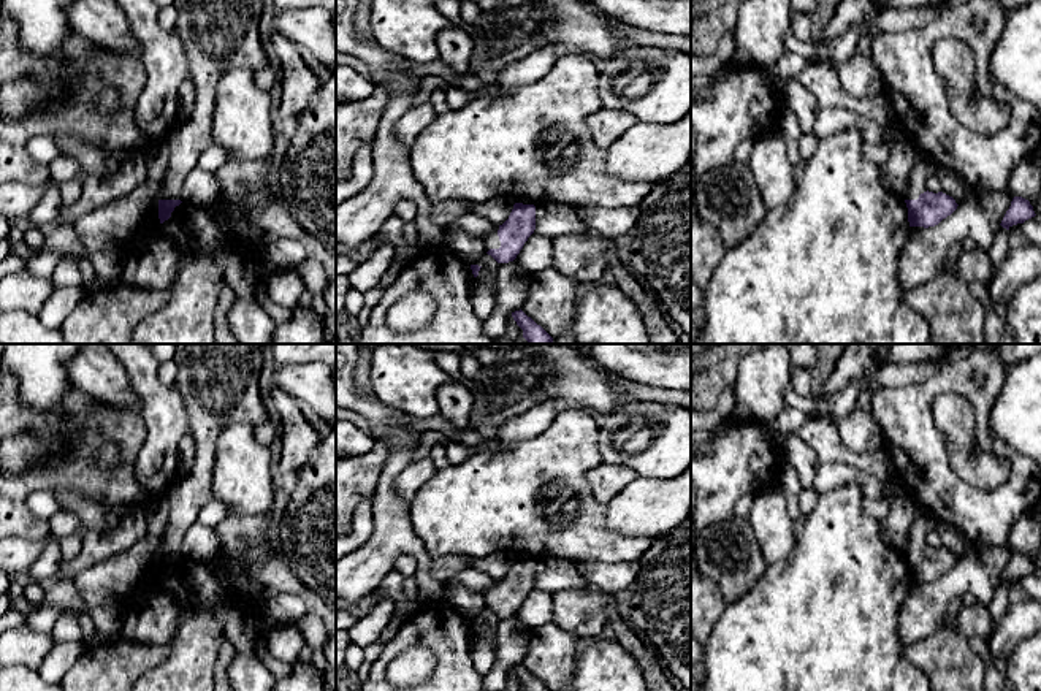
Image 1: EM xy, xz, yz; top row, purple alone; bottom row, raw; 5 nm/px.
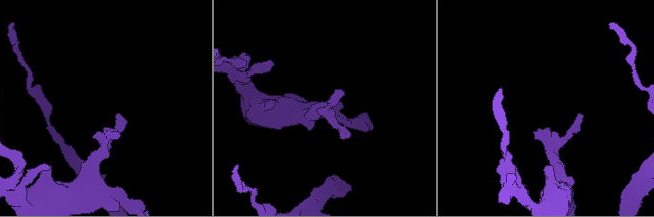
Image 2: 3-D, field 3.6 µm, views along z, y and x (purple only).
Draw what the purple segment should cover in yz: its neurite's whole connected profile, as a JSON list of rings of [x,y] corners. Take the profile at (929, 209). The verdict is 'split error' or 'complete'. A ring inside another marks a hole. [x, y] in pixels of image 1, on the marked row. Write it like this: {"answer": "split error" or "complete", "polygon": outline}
{"answer": "split error", "polygon": [[[914,151],[913,170],[903,193],[909,227],[935,227],[959,206],[952,197],[927,190],[927,178],[933,173],[936,173],[935,160]]]}

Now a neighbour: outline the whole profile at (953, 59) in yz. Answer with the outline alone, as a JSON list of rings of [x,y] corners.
[[[943,38],[935,44],[932,59],[948,87],[951,113],[965,128],[992,135],[1008,124],[1011,111],[1006,103],[974,92],[976,60],[965,43]]]

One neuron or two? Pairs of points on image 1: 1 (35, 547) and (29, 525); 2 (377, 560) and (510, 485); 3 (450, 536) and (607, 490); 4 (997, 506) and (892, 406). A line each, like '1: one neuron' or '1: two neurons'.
1: two neurons
2: two neurons
3: two neurons
4: one neuron

